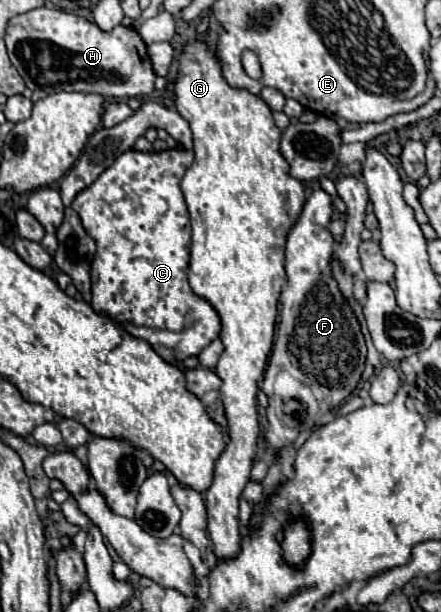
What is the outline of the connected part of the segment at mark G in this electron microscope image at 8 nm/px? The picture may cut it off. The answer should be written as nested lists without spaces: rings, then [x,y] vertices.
[[[201,41],[187,45],[181,55],[181,67],[175,83],[175,107],[179,115],[189,121],[193,131],[195,161],[187,169],[181,189],[189,207],[193,241],[189,247],[189,285],[195,295],[209,301],[221,319],[223,355],[215,367],[215,375],[223,381],[219,393],[227,417],[229,443],[219,455],[213,471],[213,485],[207,489],[207,527],[215,545],[217,557],[235,557],[239,551],[239,497],[249,481],[251,463],[257,451],[259,423],[257,423],[257,389],[263,379],[267,357],[273,345],[277,303],[287,279],[285,275],[285,237],[295,225],[305,203],[303,183],[289,175],[289,165],[279,153],[281,131],[273,123],[267,103],[249,91],[233,89],[221,75],[221,63]]]

